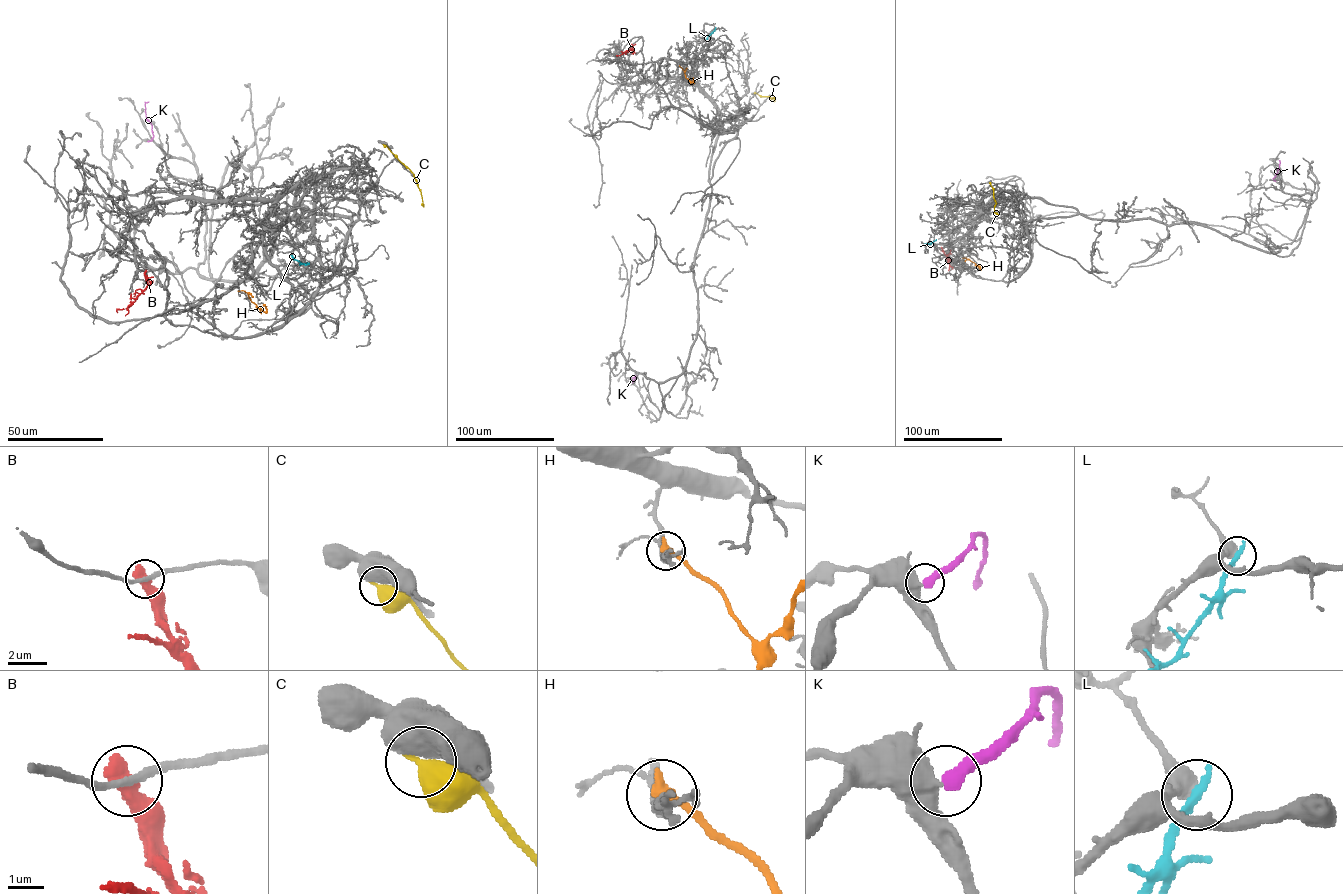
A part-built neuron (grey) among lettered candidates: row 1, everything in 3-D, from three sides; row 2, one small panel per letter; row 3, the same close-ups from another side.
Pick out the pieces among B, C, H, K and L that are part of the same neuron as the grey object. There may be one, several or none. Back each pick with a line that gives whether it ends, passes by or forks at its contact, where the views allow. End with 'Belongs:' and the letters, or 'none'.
Belongs: none

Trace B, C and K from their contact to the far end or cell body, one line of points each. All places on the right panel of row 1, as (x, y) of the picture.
B: (941, 248), (952, 269)
C: (990, 182), (996, 202), (994, 212), (998, 214)
K: (1275, 181), (1273, 179), (1279, 160)

